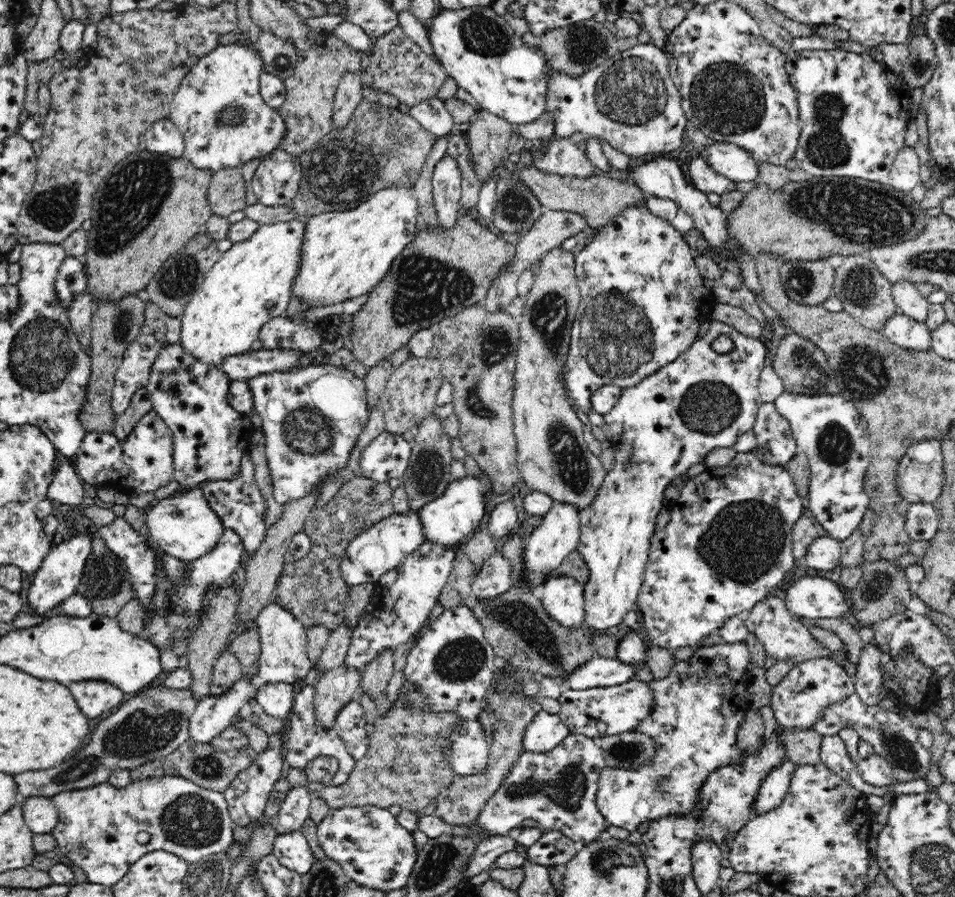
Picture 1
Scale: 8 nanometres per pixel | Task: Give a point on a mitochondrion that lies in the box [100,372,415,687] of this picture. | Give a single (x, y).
(307, 430)

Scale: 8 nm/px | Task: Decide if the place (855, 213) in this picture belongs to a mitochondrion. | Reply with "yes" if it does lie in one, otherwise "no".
yes

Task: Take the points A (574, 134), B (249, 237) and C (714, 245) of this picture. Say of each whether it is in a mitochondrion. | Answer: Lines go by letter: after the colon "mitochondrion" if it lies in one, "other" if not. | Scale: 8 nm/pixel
A: other
B: other
C: other

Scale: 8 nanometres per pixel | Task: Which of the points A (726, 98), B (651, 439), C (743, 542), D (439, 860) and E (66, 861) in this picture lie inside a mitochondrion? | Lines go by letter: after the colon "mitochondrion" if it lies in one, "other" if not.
A: mitochondrion
B: other
C: mitochondrion
D: mitochondrion
E: other

